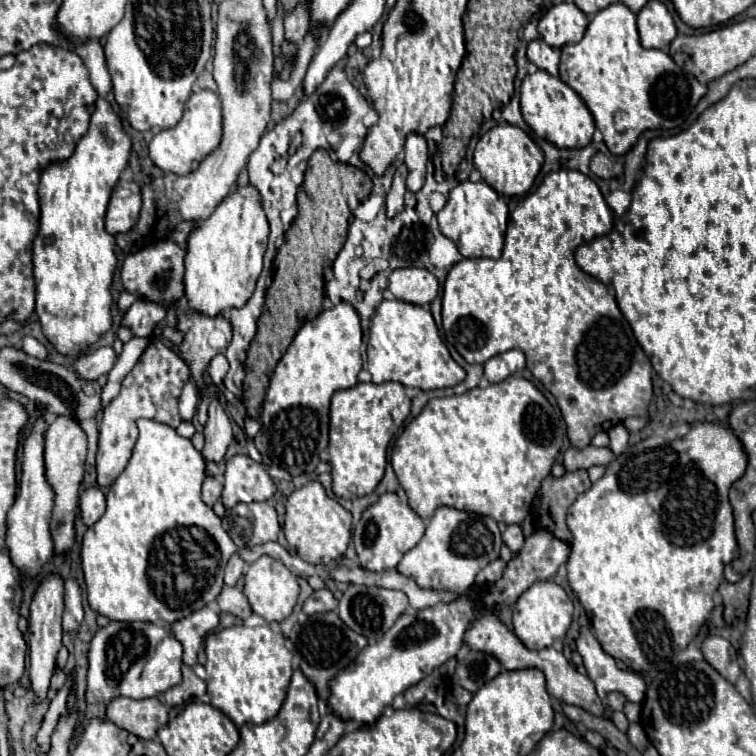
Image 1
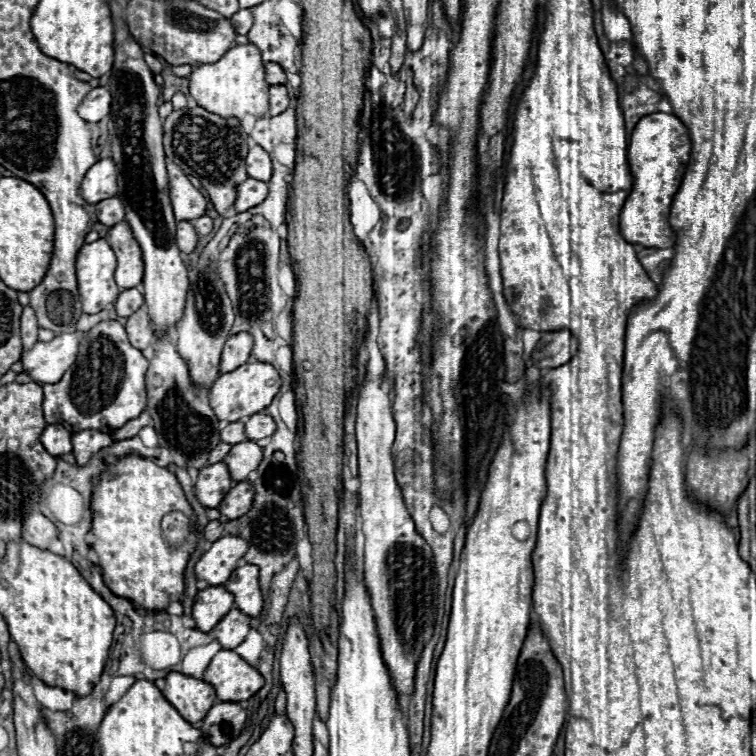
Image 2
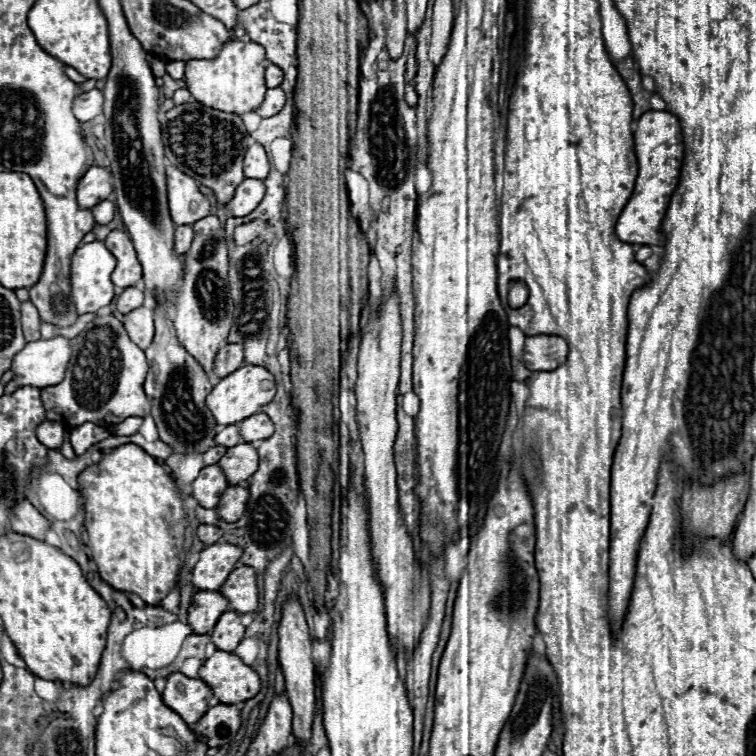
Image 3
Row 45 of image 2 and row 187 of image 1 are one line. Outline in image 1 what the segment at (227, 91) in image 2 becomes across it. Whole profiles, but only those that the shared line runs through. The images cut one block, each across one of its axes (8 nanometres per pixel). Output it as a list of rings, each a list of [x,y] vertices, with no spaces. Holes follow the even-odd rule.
[[[236,188],[186,242],[184,288],[190,310],[196,314],[224,314],[244,306],[252,298],[262,272],[262,256],[268,242],[268,220],[260,206],[260,194],[252,188]]]

